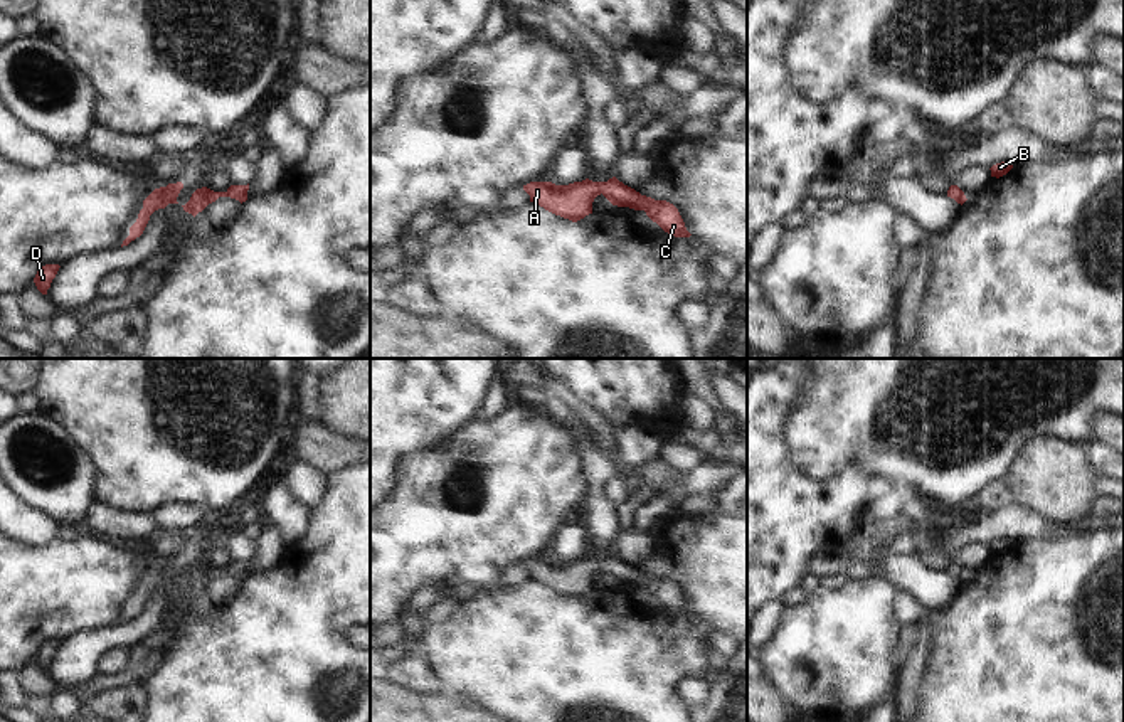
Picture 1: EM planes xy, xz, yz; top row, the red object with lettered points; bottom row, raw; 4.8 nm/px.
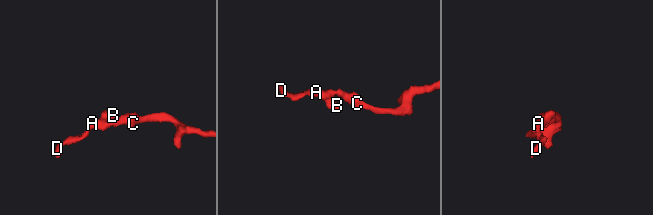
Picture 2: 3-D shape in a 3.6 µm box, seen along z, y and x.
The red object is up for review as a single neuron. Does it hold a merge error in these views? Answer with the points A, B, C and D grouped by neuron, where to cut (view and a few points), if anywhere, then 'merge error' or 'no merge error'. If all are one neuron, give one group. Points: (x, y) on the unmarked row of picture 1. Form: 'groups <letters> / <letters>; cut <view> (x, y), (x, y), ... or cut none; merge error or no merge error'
groups A B C D; cut none; no merge error

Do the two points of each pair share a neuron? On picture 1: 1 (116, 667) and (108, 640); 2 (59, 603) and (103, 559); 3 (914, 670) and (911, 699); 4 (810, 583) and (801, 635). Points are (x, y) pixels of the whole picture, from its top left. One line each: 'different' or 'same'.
1: different
2: same
3: same
4: different

